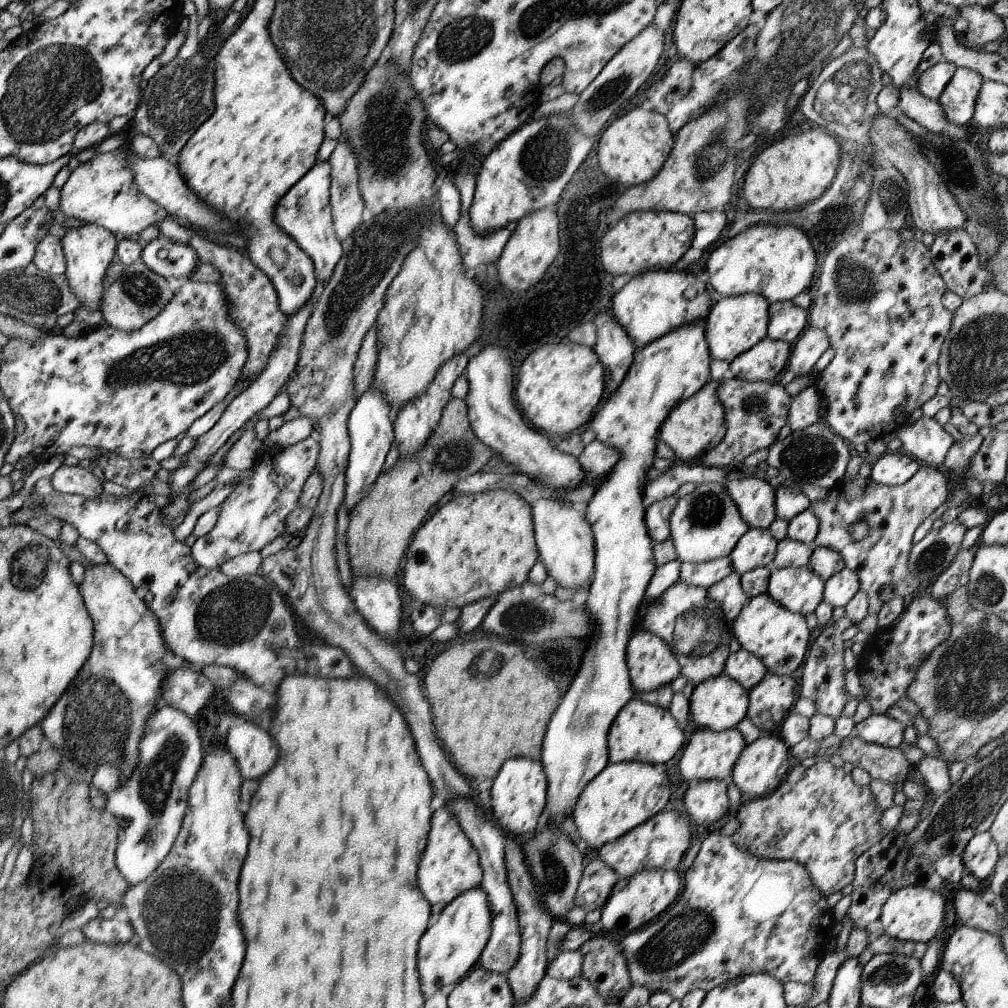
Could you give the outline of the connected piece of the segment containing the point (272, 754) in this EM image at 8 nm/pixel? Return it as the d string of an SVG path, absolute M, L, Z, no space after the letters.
M250 720L240 726L232 726L226 734L225 744L236 758L236 766L240 768L244 780L264 776L278 756L272 736Z

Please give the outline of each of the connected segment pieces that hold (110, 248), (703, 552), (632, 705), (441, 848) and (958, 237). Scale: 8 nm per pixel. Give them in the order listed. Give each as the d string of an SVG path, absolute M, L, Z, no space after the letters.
M86 222L79 227L69 228L62 238L64 254L67 257L68 286L76 294L80 307L86 310L99 310L108 266L116 254L116 238L112 232L94 222Z
M725 482L697 484L694 492L678 499L669 520L677 558L682 563L702 563L728 557L749 526L744 522Z
M632 697L616 715L608 733L609 762L664 765L684 748L684 731L670 710Z
M446 806L438 808L430 820L432 820L430 822L432 828L428 834L428 844L418 864L418 886L424 898L432 906L430 922L436 922L444 907L448 906L454 898L481 886L483 870L478 851L470 844L468 835L460 828L458 820Z
M965 227L950 232L940 232L931 246L932 262L942 276L947 290L951 290L962 298L972 298L980 292L987 291L992 286L993 276L988 268L984 268L976 254L976 244L966 232Z

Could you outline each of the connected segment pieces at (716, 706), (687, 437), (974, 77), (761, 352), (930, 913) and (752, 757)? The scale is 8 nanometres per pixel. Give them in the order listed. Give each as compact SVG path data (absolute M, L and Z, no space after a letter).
M722 673L716 678L708 678L708 680L694 686L689 698L689 711L691 720L699 728L722 732L722 730L736 728L746 718L749 704L749 690L746 690L739 682Z
M708 381L694 396L680 402L664 420L659 432L659 440L664 440L674 451L675 456L683 462L689 462L694 458L701 457L712 448L716 448L724 436L726 436L726 426L724 418L724 405L718 400L718 386L720 381Z
M957 67L952 80L940 95L946 120L965 126L973 119L975 102L984 82L982 75L968 67Z
M766 337L756 346L740 354L729 363L727 376L753 383L754 381L775 382L788 364L791 344Z
M910 885L894 891L882 905L879 922L882 932L902 941L927 943L934 939L944 922L945 901L940 892L921 885Z
M761 734L758 739L744 747L732 768L732 782L745 799L768 795L784 780L790 770L789 749L782 738L771 734Z

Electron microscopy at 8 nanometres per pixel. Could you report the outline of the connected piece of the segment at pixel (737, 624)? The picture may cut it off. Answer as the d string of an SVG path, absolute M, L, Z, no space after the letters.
M766 593L749 599L730 627L741 648L760 658L770 673L791 675L805 661L813 639L804 617L790 612Z

